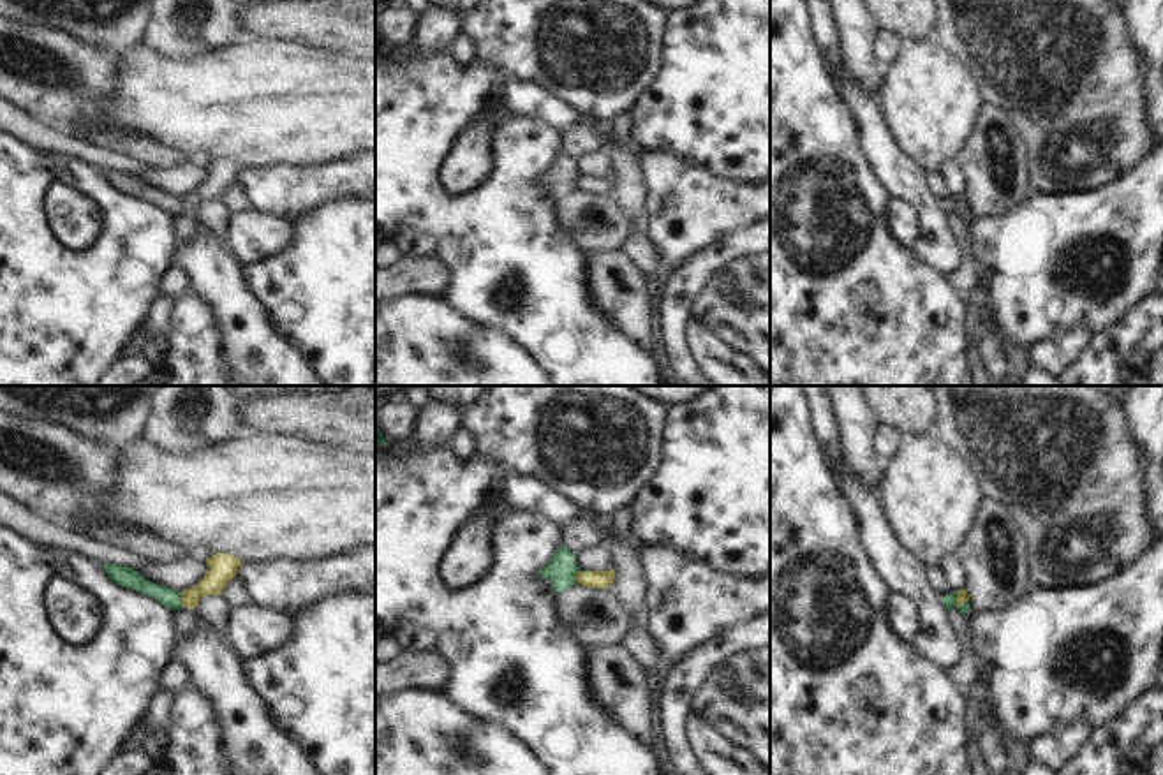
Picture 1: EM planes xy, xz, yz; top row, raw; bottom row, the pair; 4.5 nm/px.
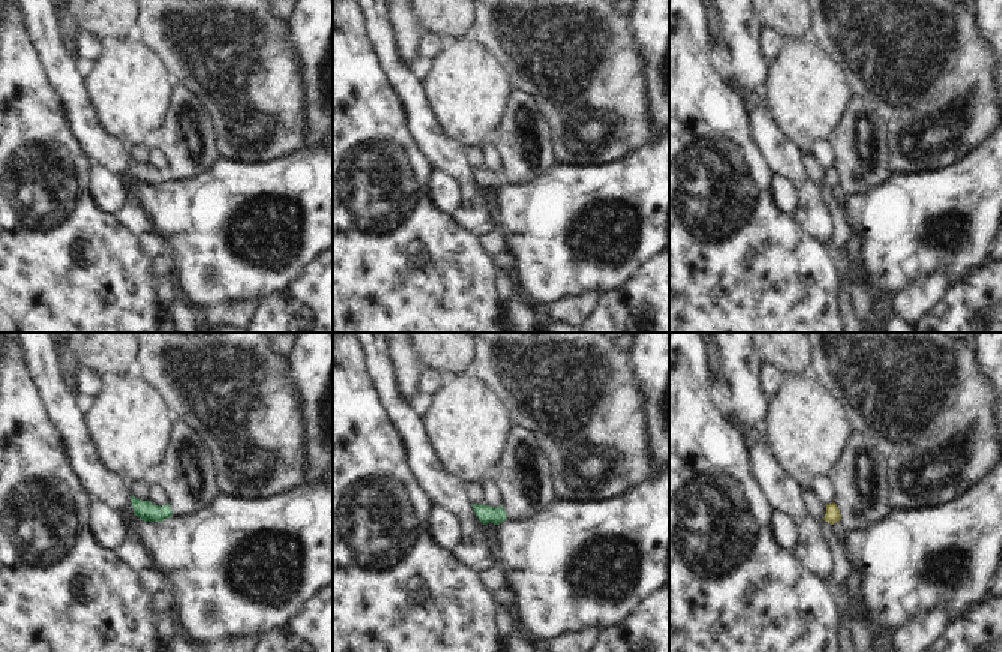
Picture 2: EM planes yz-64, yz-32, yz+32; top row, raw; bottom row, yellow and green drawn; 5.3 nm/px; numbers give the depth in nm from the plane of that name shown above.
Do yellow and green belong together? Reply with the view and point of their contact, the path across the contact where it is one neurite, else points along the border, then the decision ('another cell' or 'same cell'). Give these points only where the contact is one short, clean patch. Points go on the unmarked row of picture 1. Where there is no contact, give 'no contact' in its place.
xy (182, 205) | along xy (180, 198), (184, 212) | another cell

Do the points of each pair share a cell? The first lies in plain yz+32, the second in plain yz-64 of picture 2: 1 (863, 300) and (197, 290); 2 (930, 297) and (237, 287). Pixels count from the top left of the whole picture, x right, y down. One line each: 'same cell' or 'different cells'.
1: different cells
2: different cells

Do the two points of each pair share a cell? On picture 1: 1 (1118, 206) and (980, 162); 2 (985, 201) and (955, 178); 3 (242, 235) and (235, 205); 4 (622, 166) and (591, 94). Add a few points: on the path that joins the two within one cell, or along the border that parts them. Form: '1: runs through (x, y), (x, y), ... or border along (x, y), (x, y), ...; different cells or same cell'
1: border along (1031, 191), (1022, 201), (998, 215); different cells
2: border along (954, 159), (964, 175), (966, 192); different cells
3: border along (251, 208), (231, 215); different cells
4: border along (629, 110), (619, 111), (610, 120); different cells

